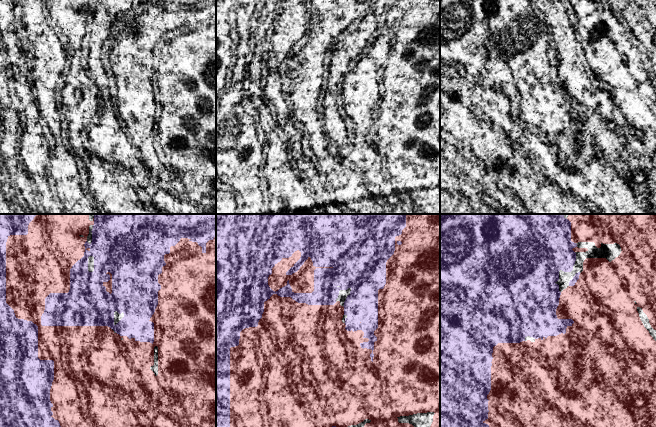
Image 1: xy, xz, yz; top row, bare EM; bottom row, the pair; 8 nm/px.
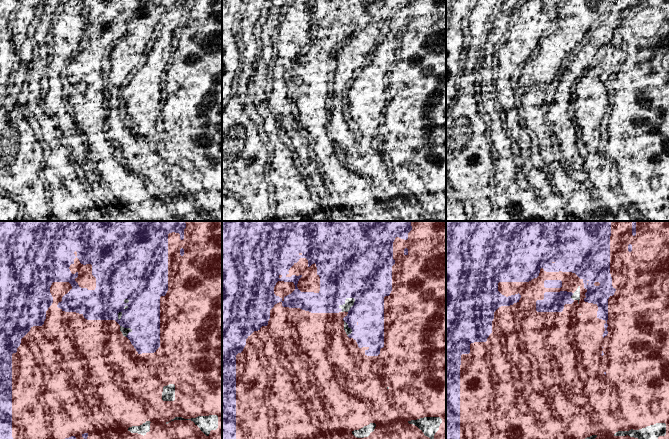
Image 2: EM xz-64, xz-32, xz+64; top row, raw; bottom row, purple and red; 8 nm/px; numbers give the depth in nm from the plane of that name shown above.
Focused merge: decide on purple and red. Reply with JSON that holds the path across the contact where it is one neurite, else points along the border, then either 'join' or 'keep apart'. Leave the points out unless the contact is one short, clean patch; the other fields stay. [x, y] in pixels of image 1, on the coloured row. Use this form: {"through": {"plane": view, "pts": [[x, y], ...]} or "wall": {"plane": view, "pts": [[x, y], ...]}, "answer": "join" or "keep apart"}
{"answer": "join"}

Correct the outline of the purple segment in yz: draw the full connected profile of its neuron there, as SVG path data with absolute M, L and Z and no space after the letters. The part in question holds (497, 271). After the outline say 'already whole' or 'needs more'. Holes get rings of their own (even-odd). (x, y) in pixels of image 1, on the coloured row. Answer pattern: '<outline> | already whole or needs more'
M440 214L440 427L656 427L656 341L655 341L655 340L654 340L654 339L653 339L653 337L652 337L652 336L651 336L651 335L650 335L650 333L649 333L649 331L648 331L648 330L647 330L647 329L646 329L646 328L645 328L645 327L644 327L644 325L643 325L643 323L642 323L642 321L641 321L641 319L640 319L640 317L639 317L639 313L638 313L638 311L637 311L637 308L638 308L638 307L640 307L640 308L641 308L641 309L642 309L642 310L643 310L643 312L644 312L644 313L645 313L645 314L646 314L646 315L647 315L647 317L648 317L648 319L649 319L649 323L650 323L650 325L651 325L651 327L652 327L652 328L653 328L653 329L654 329L654 330L656 330L656 214L568 214L568 217L567 217L567 218L565 218L565 217L564 217L564 214ZM578 242L594 242L594 243L595 243L595 246L596 246L596 247L597 247L597 248L600 248L600 247L601 247L601 244L602 244L602 243L603 243L603 244L614 244L614 243L617 243L617 244L619 244L619 245L620 245L620 247L621 247L621 250L622 250L622 251L621 251L621 253L620 253L620 255L619 255L619 256L618 256L618 257L616 257L616 258L615 258L615 259L614 259L614 260L612 260L612 261L611 261L611 262L609 262L609 261L608 261L608 260L607 260L607 259L606 259L606 258L586 258L586 259L585 259L585 260L584 260L584 262L583 262L583 271L582 271L582 272L581 272L581 273L580 273L580 272L578 272L578 273L576 273L576 274L575 274L575 276L574 276L574 277L573 277L573 279L572 279L572 280L570 280L570 282L569 282L569 286L568 286L568 287L567 287L567 288L566 288L566 289L564 289L564 290L563 290L563 291L562 291L562 292L560 292L560 291L559 291L559 285L558 285L558 284L557 284L557 283L556 283L556 282L557 282L557 281L558 281L558 280L559 280L559 271L560 271L560 270L562 270L562 271L564 271L564 272L571 272L571 271L572 271L572 270L573 270L573 266L574 266L574 264L575 264L575 261L576 261L576 253L577 253L577 252L586 252L586 251L588 251L588 249L587 249L587 248L578 248L578 247L577 247L577 243L578 243Z | needs more

